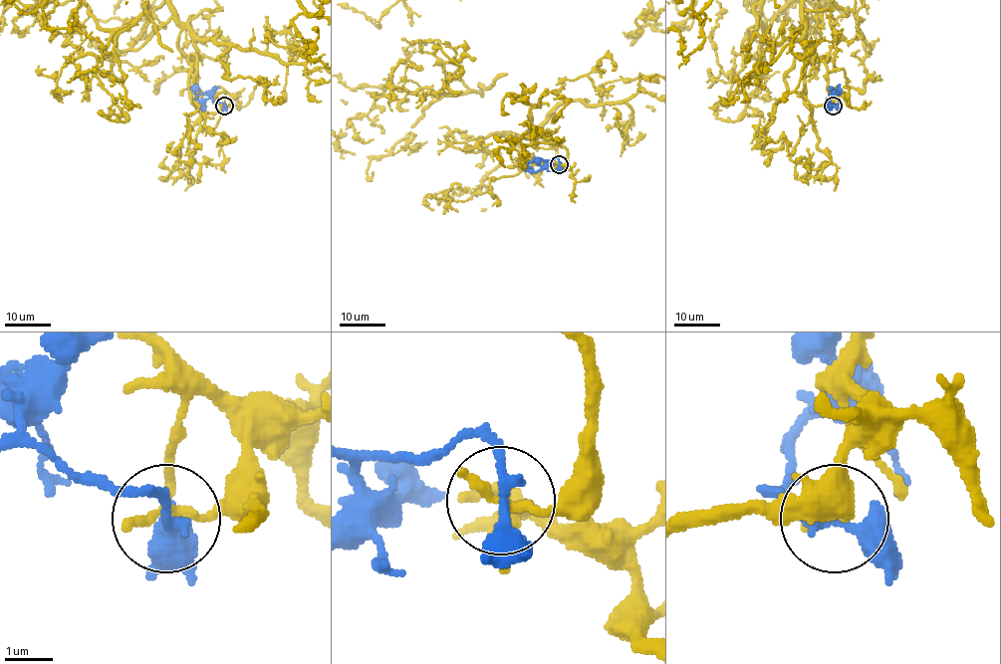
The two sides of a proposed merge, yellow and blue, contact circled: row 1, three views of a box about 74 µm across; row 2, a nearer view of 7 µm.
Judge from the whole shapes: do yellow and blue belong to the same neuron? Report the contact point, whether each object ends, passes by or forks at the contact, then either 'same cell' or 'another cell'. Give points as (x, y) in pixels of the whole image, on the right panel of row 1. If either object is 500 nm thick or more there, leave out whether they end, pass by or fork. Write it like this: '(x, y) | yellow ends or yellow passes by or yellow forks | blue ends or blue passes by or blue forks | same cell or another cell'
(833, 106) | yellow ends | blue passes by | another cell

